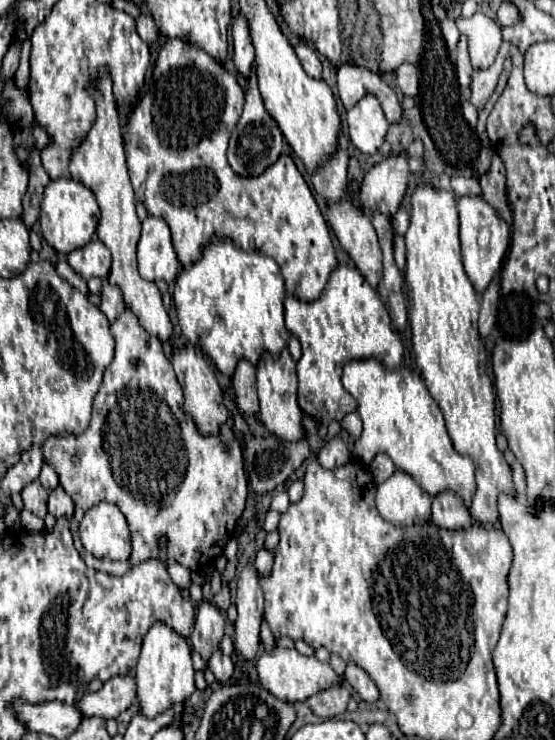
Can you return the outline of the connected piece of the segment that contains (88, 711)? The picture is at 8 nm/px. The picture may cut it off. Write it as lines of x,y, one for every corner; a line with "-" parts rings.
113,676
109,678
99,692
85,690
77,700
77,706
83,716
101,716
117,718
123,710
137,702
135,678
133,676

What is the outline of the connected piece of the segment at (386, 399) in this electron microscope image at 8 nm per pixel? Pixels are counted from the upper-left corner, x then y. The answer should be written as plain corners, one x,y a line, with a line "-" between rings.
373,358
355,360
343,368
343,386
357,400
357,412
363,420
363,434
355,442
357,462
369,464
379,452
385,452
397,470
407,472
425,492
437,496
439,492
451,490
463,500
463,506
469,508
475,494
475,464
469,456
453,448
443,412
419,374
407,368
389,372

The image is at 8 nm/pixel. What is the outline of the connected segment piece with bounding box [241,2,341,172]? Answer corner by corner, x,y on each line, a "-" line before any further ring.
259,2
257,10
241,4
241,12
251,26
251,38
255,44
255,62
259,68
259,90
271,116
275,116
285,140
295,150
297,158
309,172
321,168
337,150
337,138
341,132
341,114
333,90
325,80
313,80
303,72
299,58
295,56
289,40
281,32
273,14
265,2

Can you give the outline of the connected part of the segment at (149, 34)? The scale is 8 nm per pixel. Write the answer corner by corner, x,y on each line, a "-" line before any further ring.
141,12
141,16
137,18
137,32
139,32
139,36
141,36
147,44
151,44
151,42
157,40
159,32
157,32
157,26
155,26
153,16
151,16
149,12

